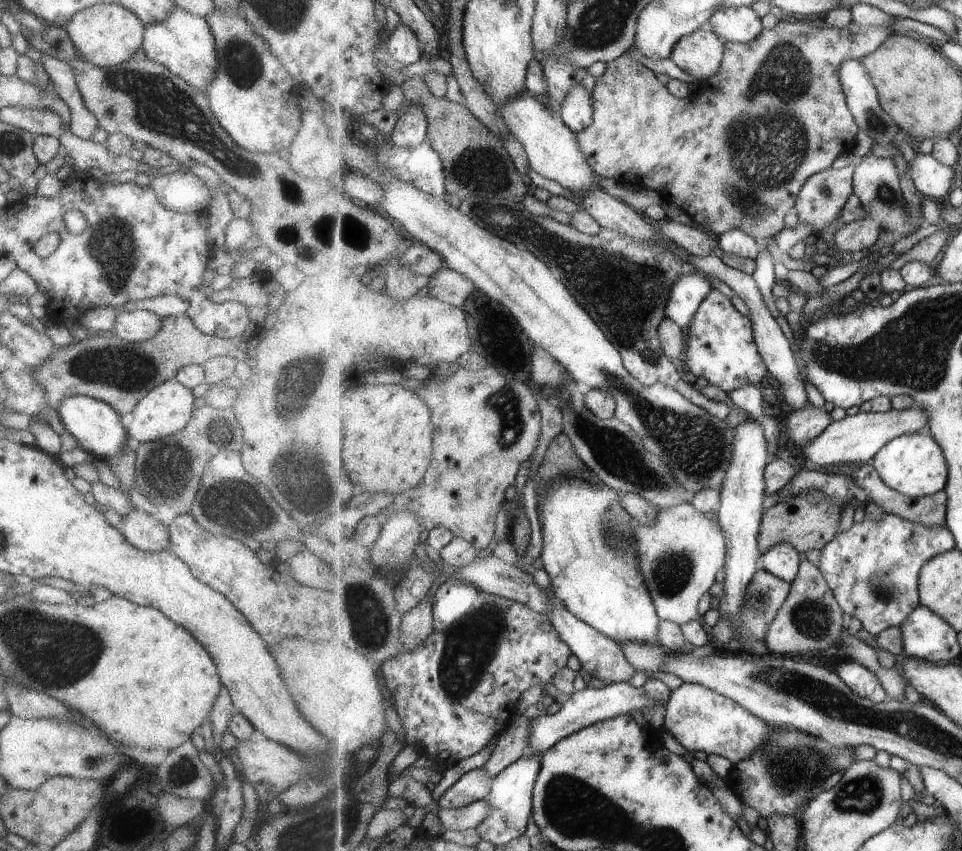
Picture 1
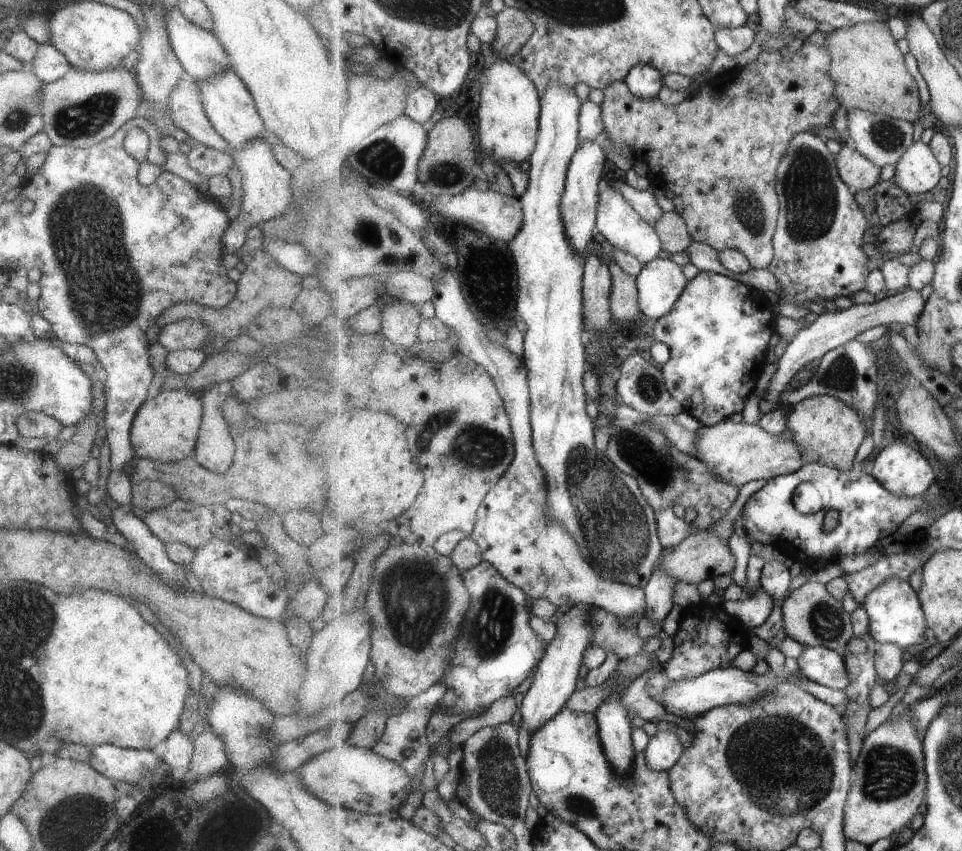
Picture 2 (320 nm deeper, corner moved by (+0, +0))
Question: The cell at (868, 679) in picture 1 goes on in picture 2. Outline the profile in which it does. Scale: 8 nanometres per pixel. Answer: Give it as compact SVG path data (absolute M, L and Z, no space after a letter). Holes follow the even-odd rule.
M804 646L797 663L809 681L822 686L846 691L851 682L841 651L831 651L823 646Z

